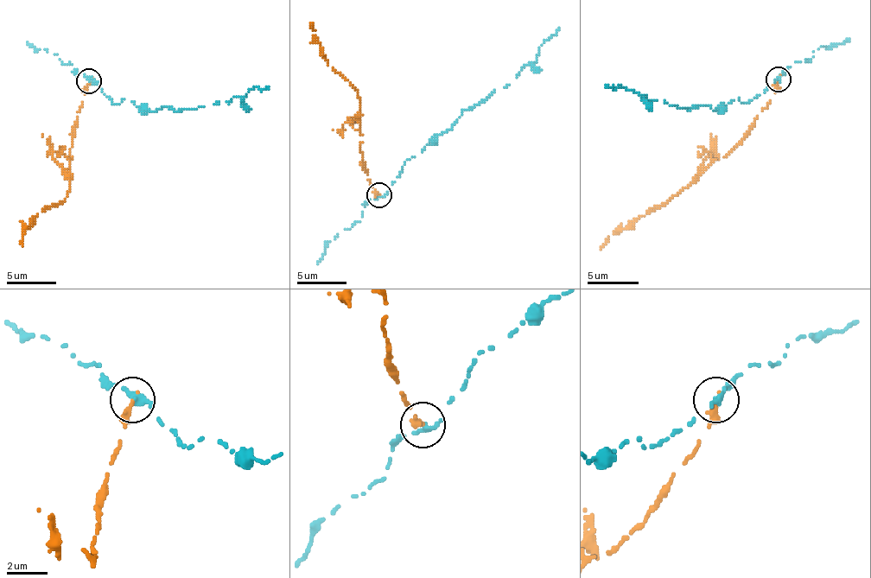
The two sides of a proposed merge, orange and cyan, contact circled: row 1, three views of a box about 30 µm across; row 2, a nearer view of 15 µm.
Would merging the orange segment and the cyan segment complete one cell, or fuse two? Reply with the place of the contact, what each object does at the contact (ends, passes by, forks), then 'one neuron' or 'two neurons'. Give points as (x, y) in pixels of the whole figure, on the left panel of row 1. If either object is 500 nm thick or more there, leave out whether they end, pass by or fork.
(89, 81) | orange ends | cyan ends | two neurons

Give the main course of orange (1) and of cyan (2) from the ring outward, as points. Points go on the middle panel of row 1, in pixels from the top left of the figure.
1: (379, 194), (365, 172), (359, 142), (359, 98), (352, 85), (327, 65), (313, 35), (313, 22)
2: (379, 194), (404, 161), (452, 127), (464, 110), (506, 87), (537, 60), (539, 47), (559, 28)

